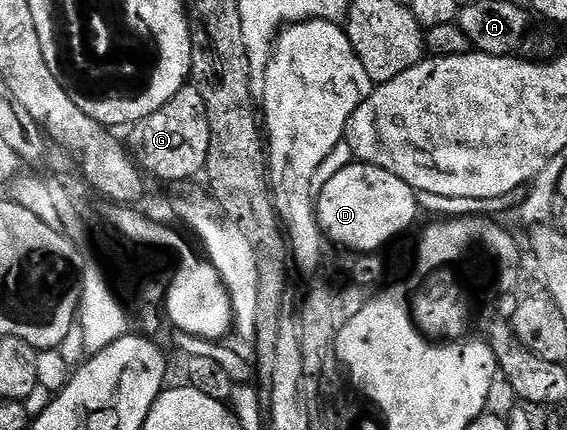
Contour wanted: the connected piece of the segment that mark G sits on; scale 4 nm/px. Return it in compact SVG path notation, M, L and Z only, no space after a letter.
M192 83L184 85L159 111L137 121L128 133L127 145L137 165L161 181L189 181L204 170L211 147L211 123L207 123L207 103Z

